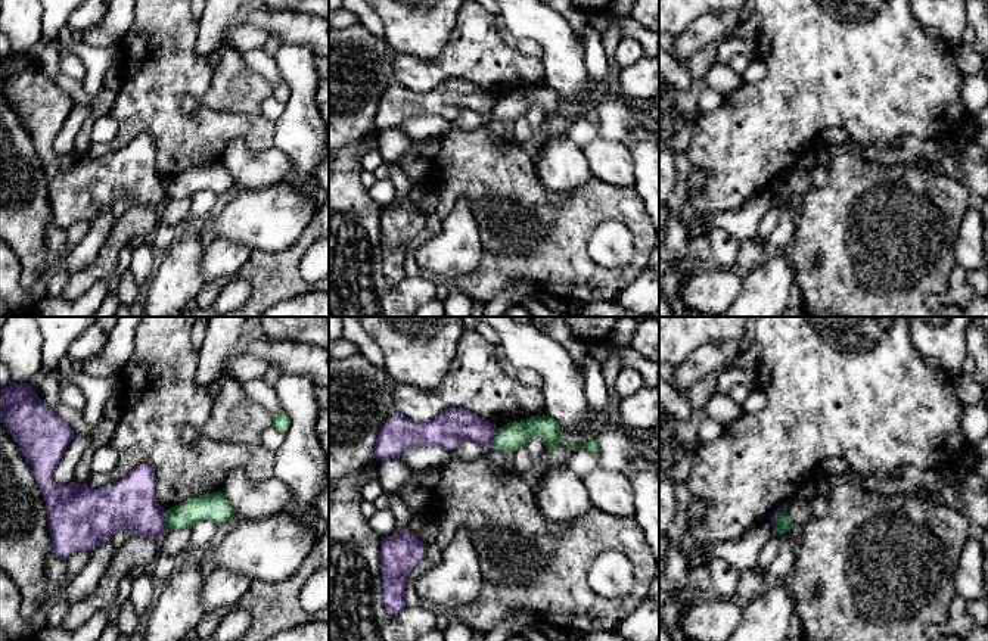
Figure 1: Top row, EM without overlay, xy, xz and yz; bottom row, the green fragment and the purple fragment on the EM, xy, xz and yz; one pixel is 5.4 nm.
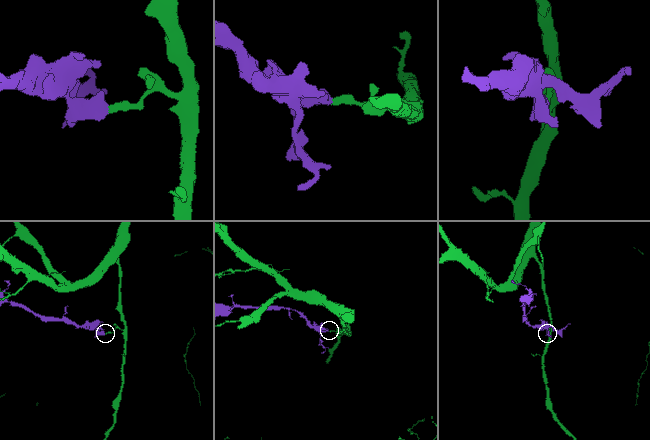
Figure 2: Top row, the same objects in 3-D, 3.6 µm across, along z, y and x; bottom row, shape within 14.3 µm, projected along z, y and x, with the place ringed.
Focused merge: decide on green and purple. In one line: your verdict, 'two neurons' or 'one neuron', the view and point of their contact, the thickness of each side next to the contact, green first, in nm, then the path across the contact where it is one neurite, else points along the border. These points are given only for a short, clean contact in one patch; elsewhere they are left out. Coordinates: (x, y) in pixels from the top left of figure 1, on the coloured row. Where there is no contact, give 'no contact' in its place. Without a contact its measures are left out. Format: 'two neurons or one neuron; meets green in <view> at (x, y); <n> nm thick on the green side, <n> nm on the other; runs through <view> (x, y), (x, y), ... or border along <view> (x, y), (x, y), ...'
two neurons; meets green in xy at (165, 522); 140 nm thick on the green side, 280 nm on the other; border along xy (164, 512), (167, 531)

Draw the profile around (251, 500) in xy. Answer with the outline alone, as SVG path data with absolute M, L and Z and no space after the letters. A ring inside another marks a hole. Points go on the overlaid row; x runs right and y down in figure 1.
M234 467L221 492L233 505L239 520L252 520L270 517L285 511L288 502L292 501L289 486L271 477L268 480L255 482L246 472L246 467Z

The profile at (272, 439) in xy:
M273 424L261 433L261 445L270 452L276 452L282 446L283 441L285 433L277 430Z

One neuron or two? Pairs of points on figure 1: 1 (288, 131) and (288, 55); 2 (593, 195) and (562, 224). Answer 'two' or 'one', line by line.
1: one
2: one

